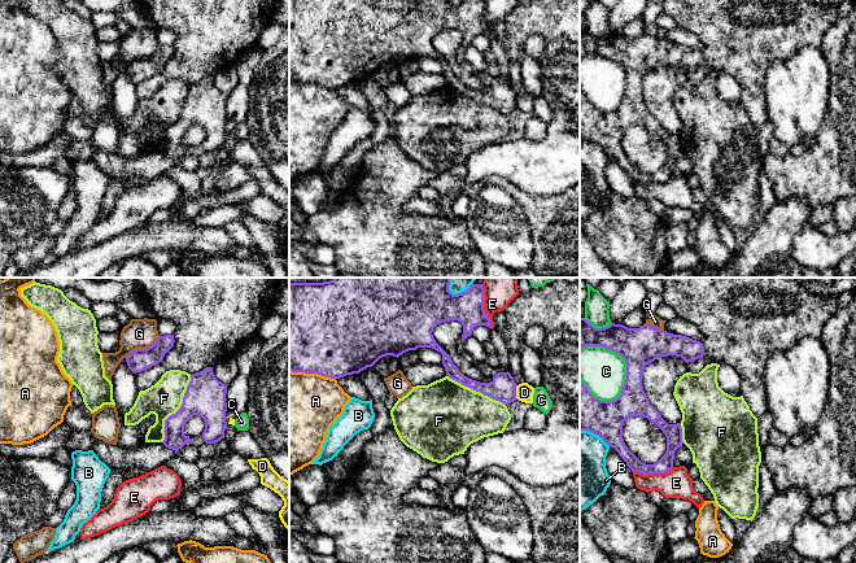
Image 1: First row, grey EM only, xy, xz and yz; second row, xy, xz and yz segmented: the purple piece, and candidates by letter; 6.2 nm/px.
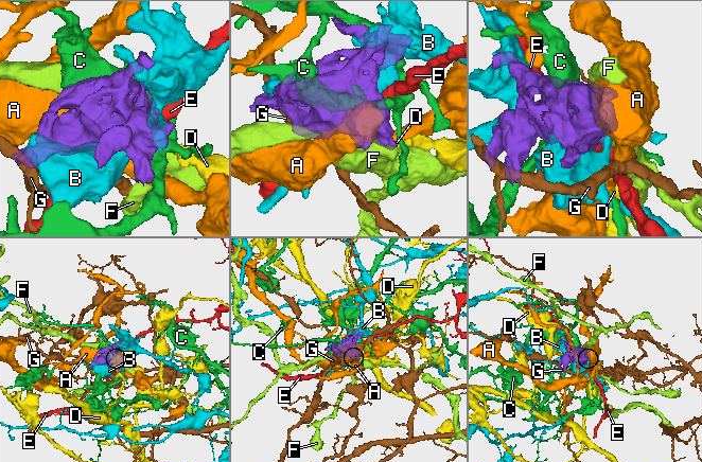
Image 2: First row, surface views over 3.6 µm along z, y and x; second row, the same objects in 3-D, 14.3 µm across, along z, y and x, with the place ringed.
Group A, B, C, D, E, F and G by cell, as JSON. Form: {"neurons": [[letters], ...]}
{"neurons": [["A"], ["B"], ["C"], ["D"], ["E"], ["F"], ["G"]]}

